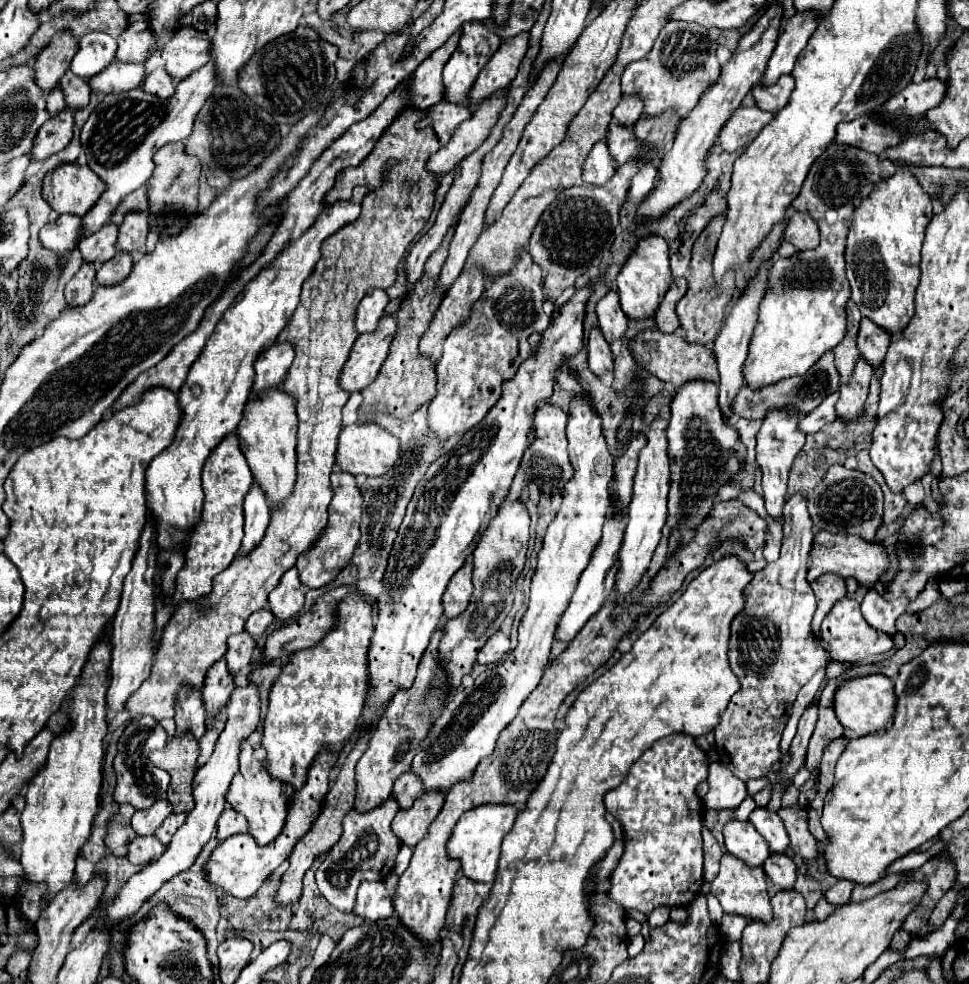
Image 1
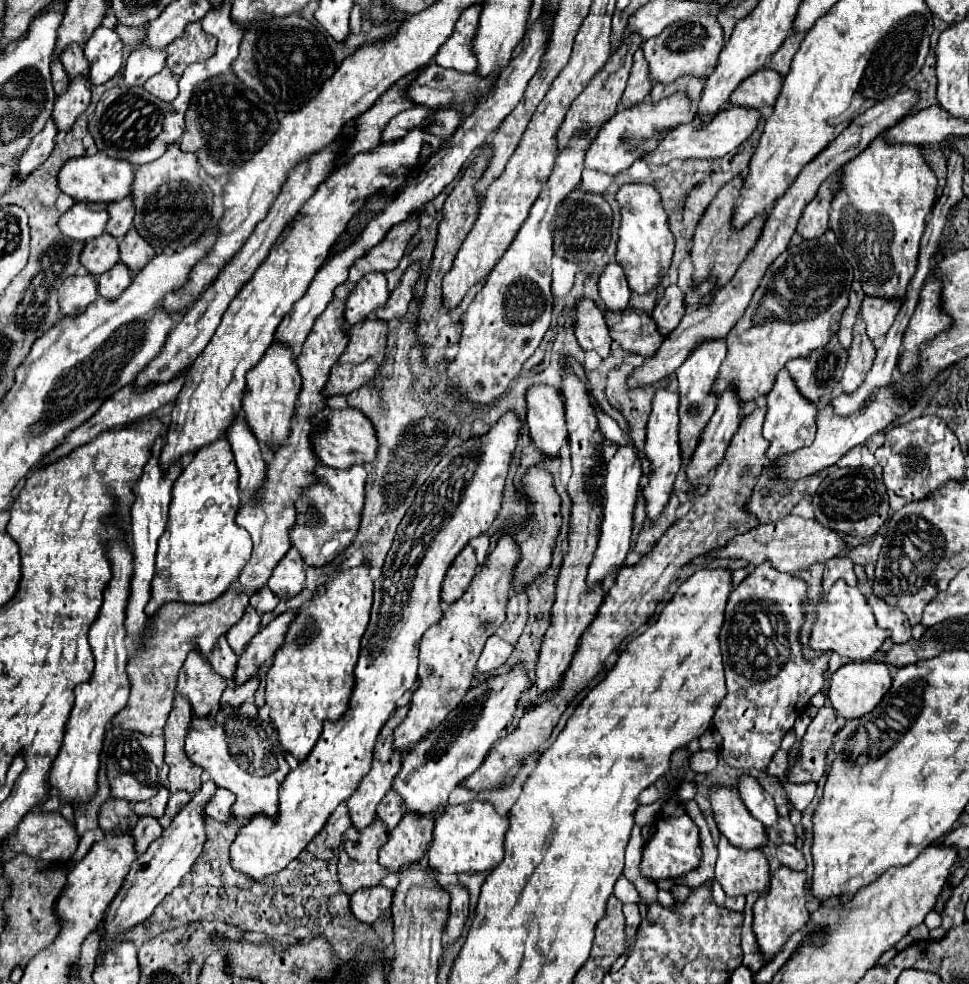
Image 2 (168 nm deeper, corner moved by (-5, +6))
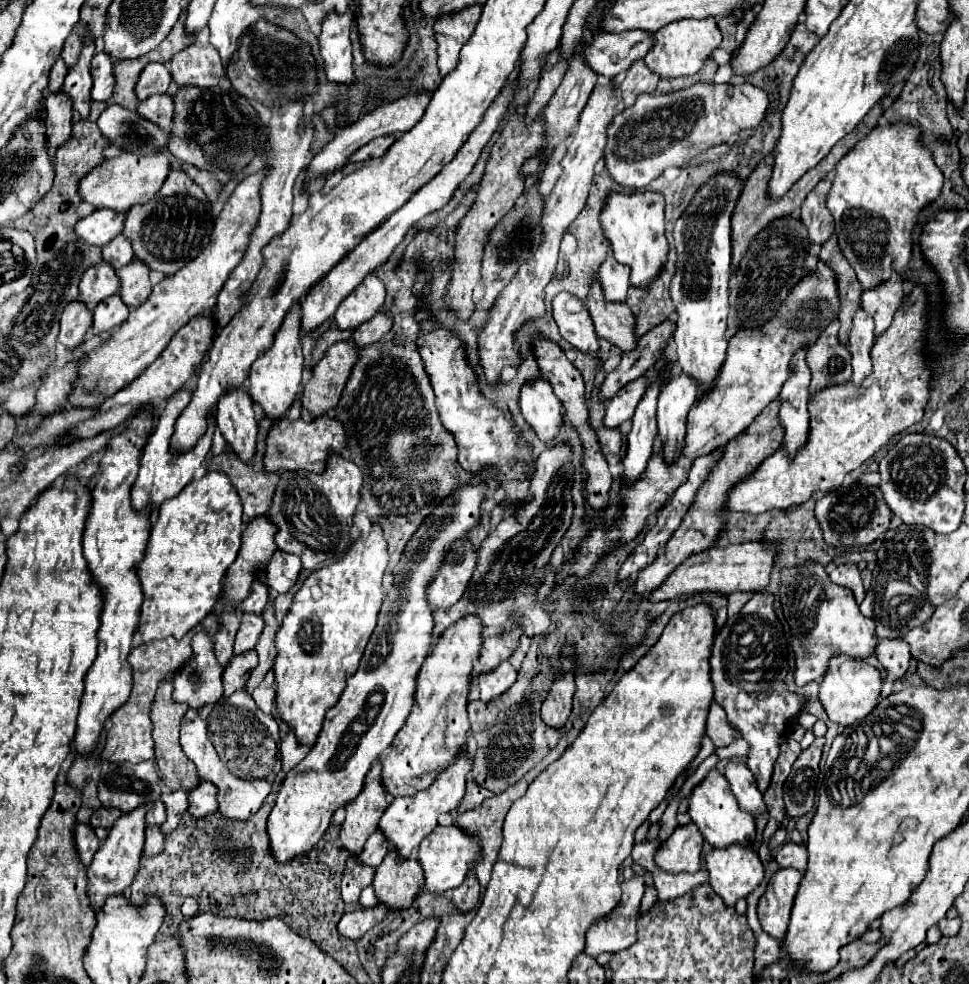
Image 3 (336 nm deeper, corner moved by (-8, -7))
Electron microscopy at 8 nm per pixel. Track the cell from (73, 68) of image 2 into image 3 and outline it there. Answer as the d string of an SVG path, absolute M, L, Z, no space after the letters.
M71 32L69 34L69 38L67 38L67 44L65 44L65 48L63 48L63 54L61 54L61 58L63 58L63 62L67 64L67 68L73 68L75 64L77 64L77 60L79 60L79 52L81 52L81 40L79 40L79 36L75 34L75 32Z

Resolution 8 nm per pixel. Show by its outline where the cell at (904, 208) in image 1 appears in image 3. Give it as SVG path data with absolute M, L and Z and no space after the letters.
M889 124L875 126L867 138L845 154L835 166L835 178L827 196L827 208L835 218L835 236L839 240L843 256L853 266L861 286L871 290L891 278L893 272L905 274L913 258L913 232L925 206L935 202L943 188L943 174L935 166L931 152L919 142L919 128L911 124Z

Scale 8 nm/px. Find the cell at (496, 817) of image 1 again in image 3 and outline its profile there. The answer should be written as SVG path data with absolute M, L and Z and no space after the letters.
M435 826L431 834L427 834L419 848L419 862L425 870L425 886L429 892L445 892L457 888L467 878L469 870L475 868L477 860L483 856L481 840L477 834L467 834L463 828L451 826Z

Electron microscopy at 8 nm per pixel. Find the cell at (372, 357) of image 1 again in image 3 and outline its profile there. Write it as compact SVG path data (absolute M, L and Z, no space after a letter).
M353 342L333 344L313 368L313 378L303 390L303 408L313 416L323 416L337 408L357 360L359 348Z

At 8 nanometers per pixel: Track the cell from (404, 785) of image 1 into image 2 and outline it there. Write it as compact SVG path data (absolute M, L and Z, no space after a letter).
M388 791L384 795L384 799L380 801L380 805L376 807L376 819L380 819L388 831L392 831L398 821L402 819L404 811L402 811L402 799L396 791Z

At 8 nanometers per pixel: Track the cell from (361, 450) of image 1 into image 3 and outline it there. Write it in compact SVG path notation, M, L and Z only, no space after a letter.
M319 416L311 422L305 422L301 418L281 418L279 424L275 424L267 436L267 452L265 452L265 470L267 472L279 472L279 470L307 470L315 474L323 474L327 468L329 450L341 454L345 448L349 448L347 432L343 430L343 422L337 418Z

